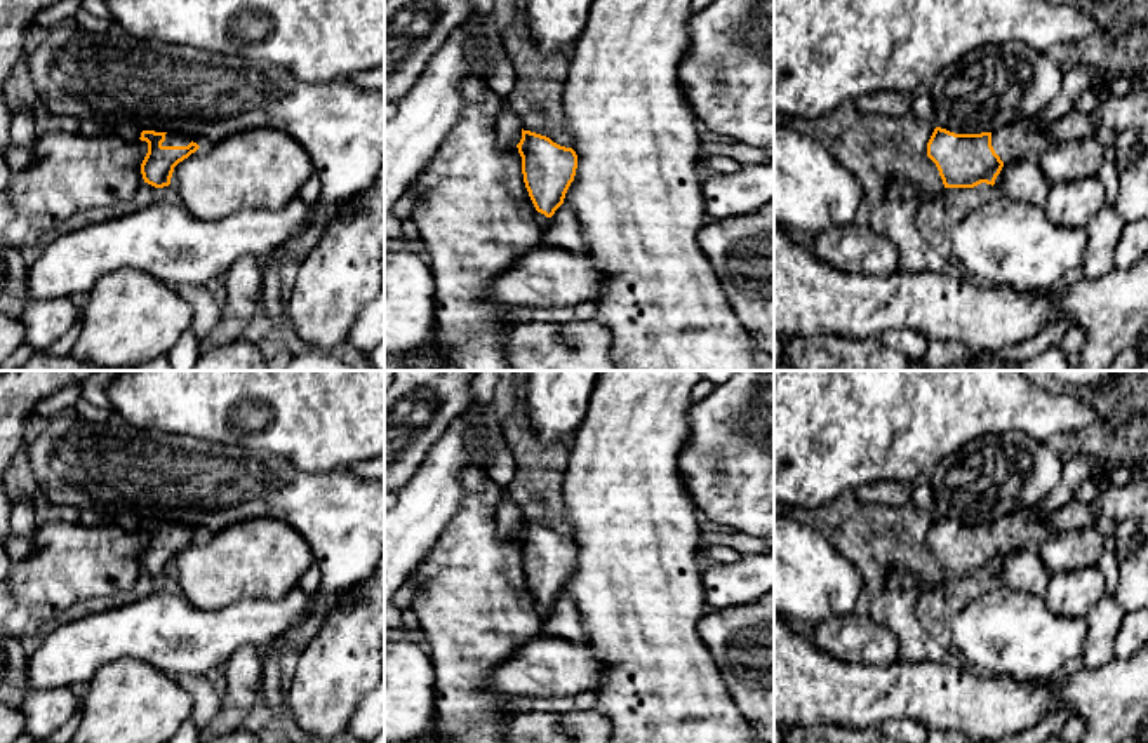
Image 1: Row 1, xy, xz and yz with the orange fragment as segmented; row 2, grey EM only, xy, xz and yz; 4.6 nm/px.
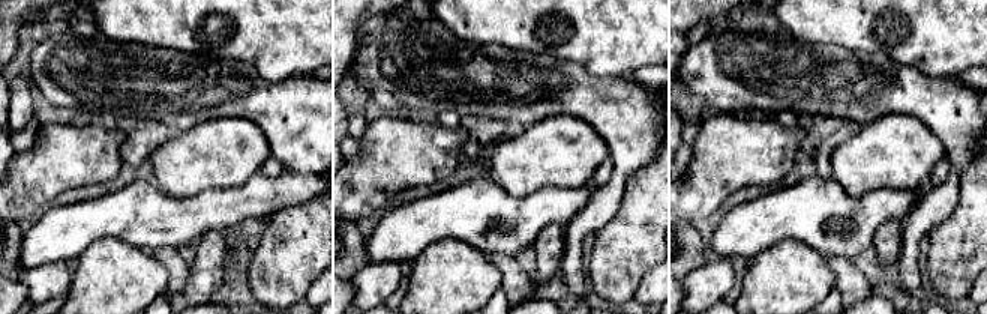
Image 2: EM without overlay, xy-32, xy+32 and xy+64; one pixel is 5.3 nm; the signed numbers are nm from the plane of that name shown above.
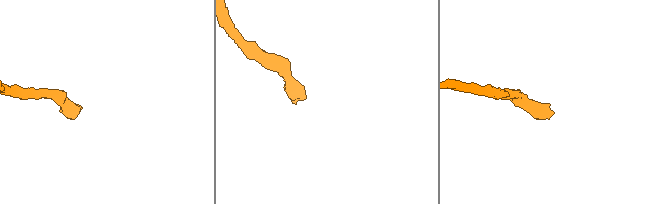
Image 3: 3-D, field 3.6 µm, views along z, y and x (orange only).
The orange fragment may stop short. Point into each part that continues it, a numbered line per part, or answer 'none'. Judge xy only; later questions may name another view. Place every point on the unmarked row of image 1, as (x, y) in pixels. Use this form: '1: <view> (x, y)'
1: xy (171, 528)

